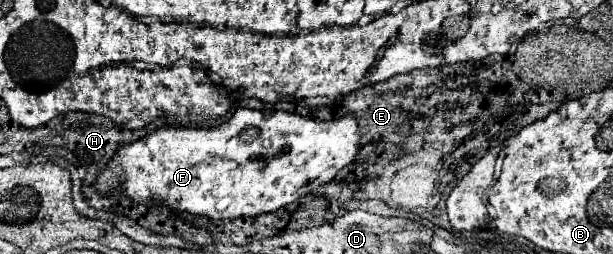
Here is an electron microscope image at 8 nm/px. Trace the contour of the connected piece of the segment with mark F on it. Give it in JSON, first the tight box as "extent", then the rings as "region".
{"extent":[96,108,360,218],"region":[[[236,108],[232,118],[220,126],[166,126],[134,144],[122,146],[110,160],[108,168],[98,176],[96,188],[102,194],[124,190],[136,202],[158,198],[172,210],[204,214],[208,218],[256,216],[262,212],[276,212],[282,206],[298,202],[306,194],[316,194],[320,186],[334,180],[344,166],[352,164],[358,152],[360,130],[354,114],[346,114],[344,118],[330,122],[318,122],[284,110],[274,110],[268,114],[250,108]]]}

